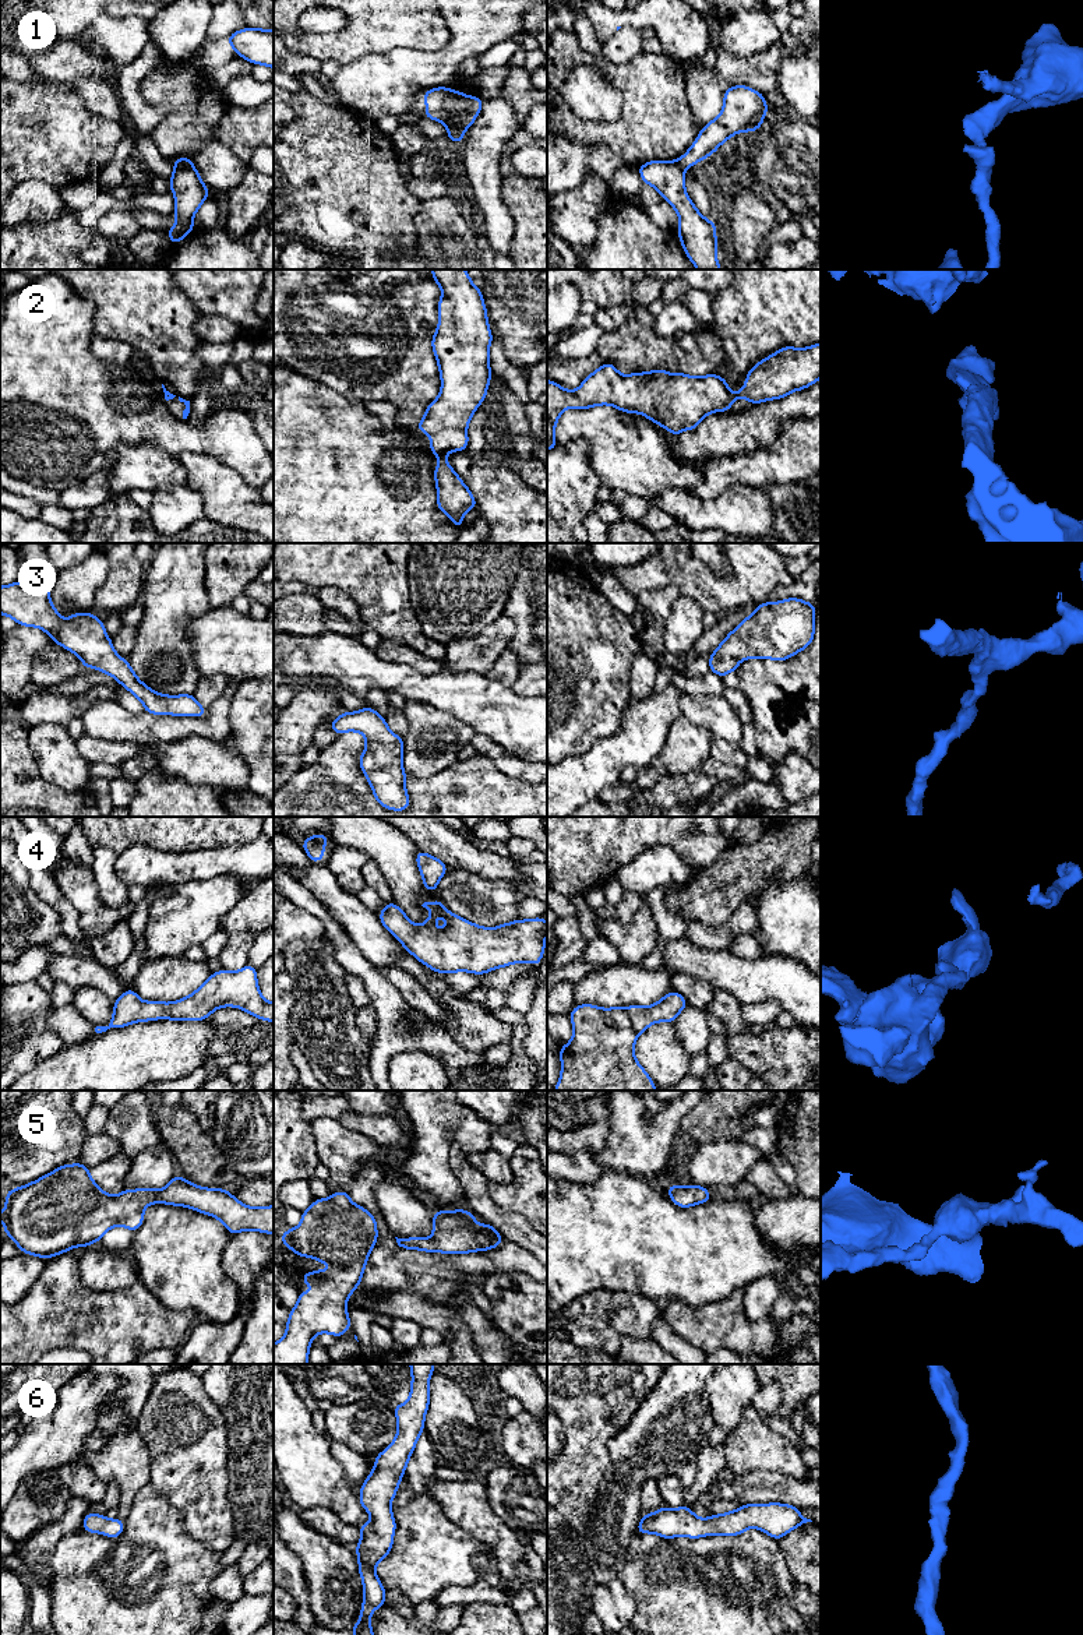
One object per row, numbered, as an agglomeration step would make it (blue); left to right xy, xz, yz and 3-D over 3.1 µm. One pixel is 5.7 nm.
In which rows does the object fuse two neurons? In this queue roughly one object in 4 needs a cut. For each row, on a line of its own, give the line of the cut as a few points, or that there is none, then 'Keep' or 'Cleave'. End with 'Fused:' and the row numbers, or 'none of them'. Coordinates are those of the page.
1: Split along xy (191, 162), (175, 165). Cleave
2: No split. Keep
3: No split. Keep
4: No split. Keep
5: No split. Keep
6: No split. Keep
Fused: 1

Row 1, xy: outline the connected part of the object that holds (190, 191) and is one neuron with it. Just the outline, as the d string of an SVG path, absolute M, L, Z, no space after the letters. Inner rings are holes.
M193 162L186 166L174 165L170 176L170 191L176 195L173 212L177 222L167 230L167 236L172 244L176 244L194 230L193 218L211 193Z

